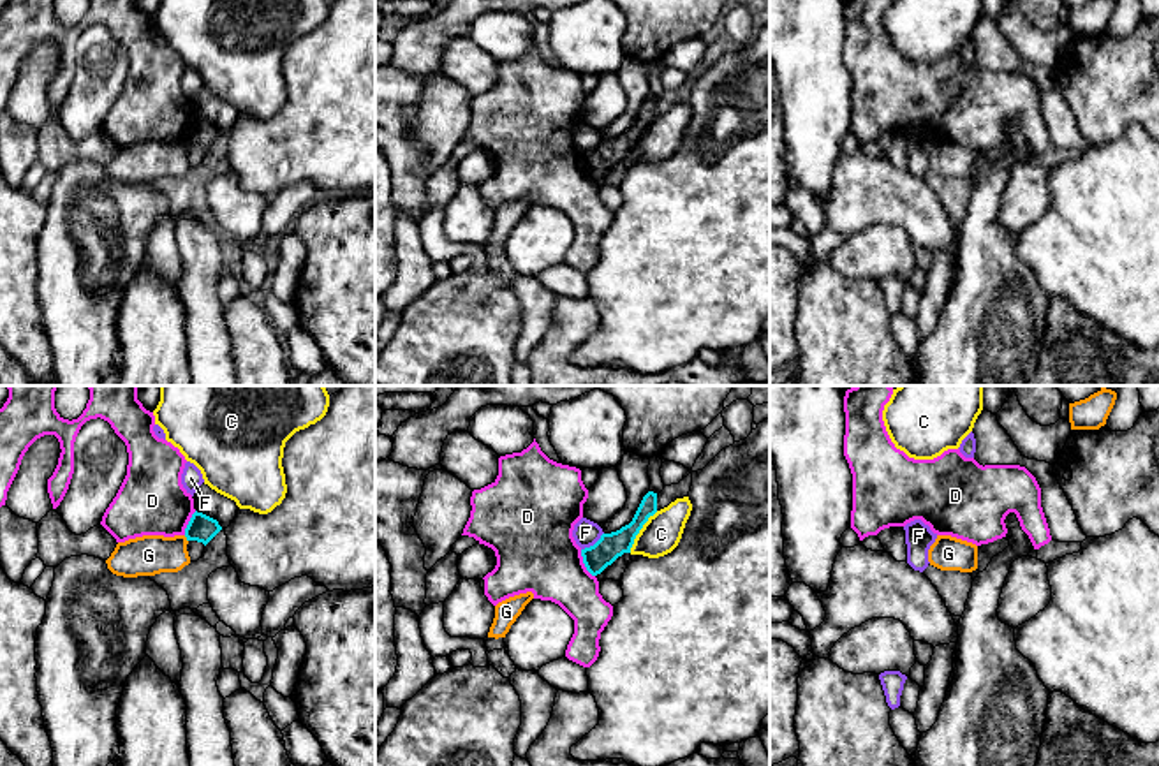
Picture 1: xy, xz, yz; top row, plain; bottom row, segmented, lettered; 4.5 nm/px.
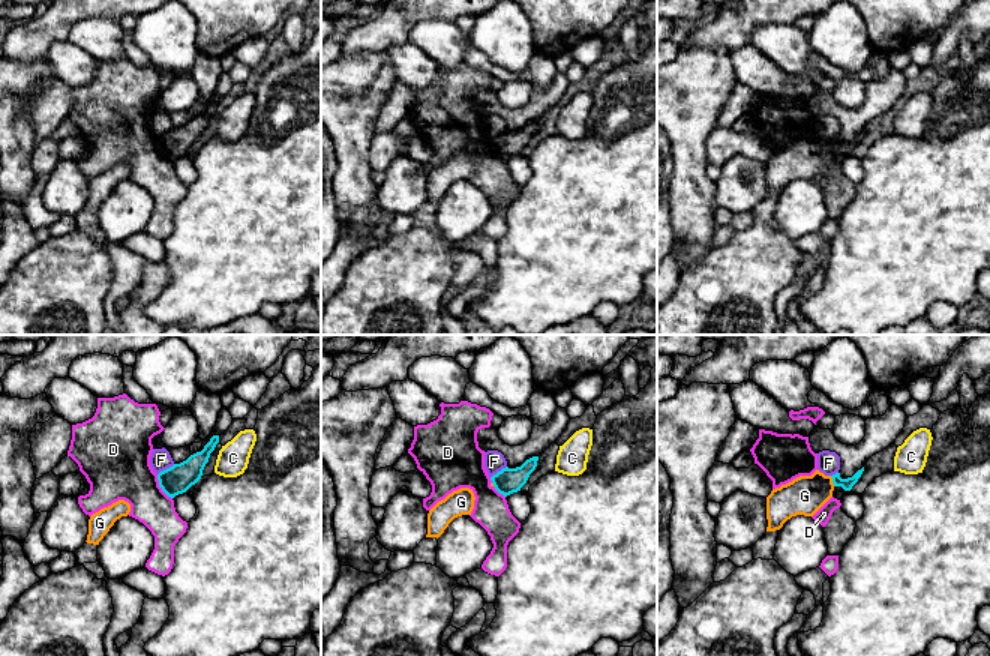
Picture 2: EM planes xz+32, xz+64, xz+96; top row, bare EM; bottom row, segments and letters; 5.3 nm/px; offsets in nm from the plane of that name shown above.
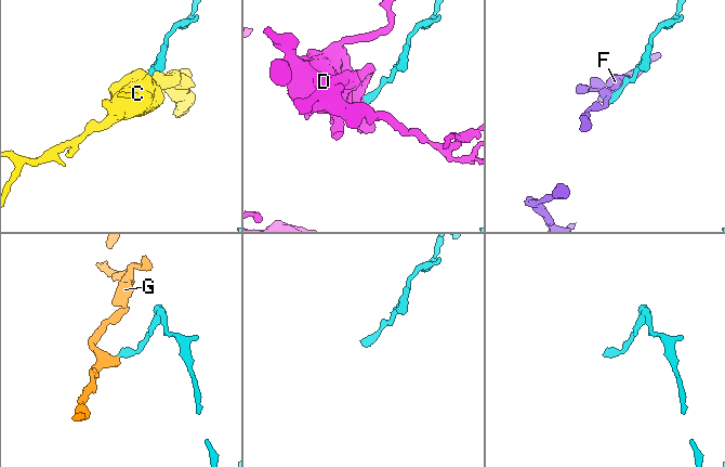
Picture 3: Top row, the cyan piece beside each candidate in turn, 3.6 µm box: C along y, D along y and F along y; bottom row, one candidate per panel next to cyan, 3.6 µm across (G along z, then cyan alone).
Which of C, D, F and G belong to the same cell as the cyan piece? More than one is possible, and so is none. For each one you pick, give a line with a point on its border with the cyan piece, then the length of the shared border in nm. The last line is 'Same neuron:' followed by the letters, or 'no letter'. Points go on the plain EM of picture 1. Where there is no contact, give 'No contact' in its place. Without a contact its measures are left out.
Same neuron: no letter

